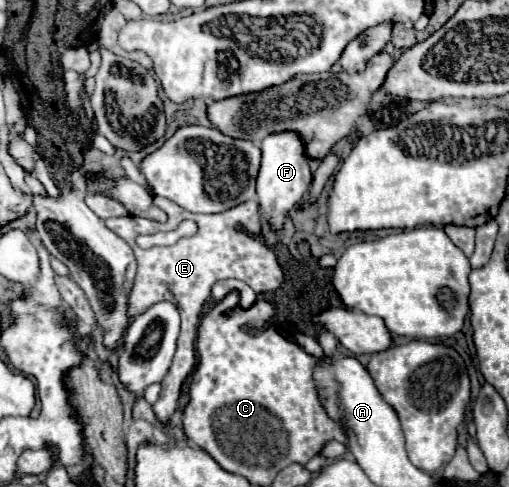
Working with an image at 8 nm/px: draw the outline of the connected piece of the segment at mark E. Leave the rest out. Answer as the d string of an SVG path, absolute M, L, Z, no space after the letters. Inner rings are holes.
M160 196L154 198L154 204L168 214L166 224L154 222L148 218L138 218L138 216L124 216L124 218L106 220L106 226L112 232L116 232L122 240L126 240L136 254L138 274L136 274L134 288L130 292L130 314L136 316L148 308L148 286L152 280L158 280L158 282L168 284L170 292L174 294L178 312L182 316L182 328L180 328L178 348L176 348L172 366L162 380L162 392L160 392L156 404L152 404L152 410L154 410L158 422L168 426L172 414L178 408L178 396L180 396L182 382L186 380L186 376L192 372L192 368L196 364L196 348L194 348L196 332L198 332L198 324L200 324L202 306L210 296L210 288L218 280L236 278L236 280L244 280L254 292L270 292L280 286L282 270L276 262L274 252L268 250L268 246L264 242L262 216L260 216L256 200L248 200L244 204L238 204L236 208L230 208L228 212L220 212L220 214L192 214L192 212L180 208L178 204L172 204L172 200L164 200ZM186 218L196 220L196 224L198 224L196 236L180 238L174 246L154 246L150 250L142 250L136 246L138 234L156 234L156 232L176 230L178 224ZM248 234L256 234L256 238L248 236Z

